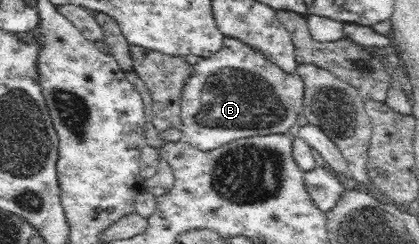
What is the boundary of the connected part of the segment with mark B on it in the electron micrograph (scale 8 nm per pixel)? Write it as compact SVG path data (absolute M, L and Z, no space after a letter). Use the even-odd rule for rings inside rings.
M225 37L222 50L209 58L201 57L193 66L193 72L187 79L181 96L181 122L179 128L186 143L211 152L229 144L233 140L249 136L271 136L274 133L287 135L293 126L297 126L297 117L302 114L304 106L304 82L296 73L285 72L268 60L264 54L253 50L241 40Z

